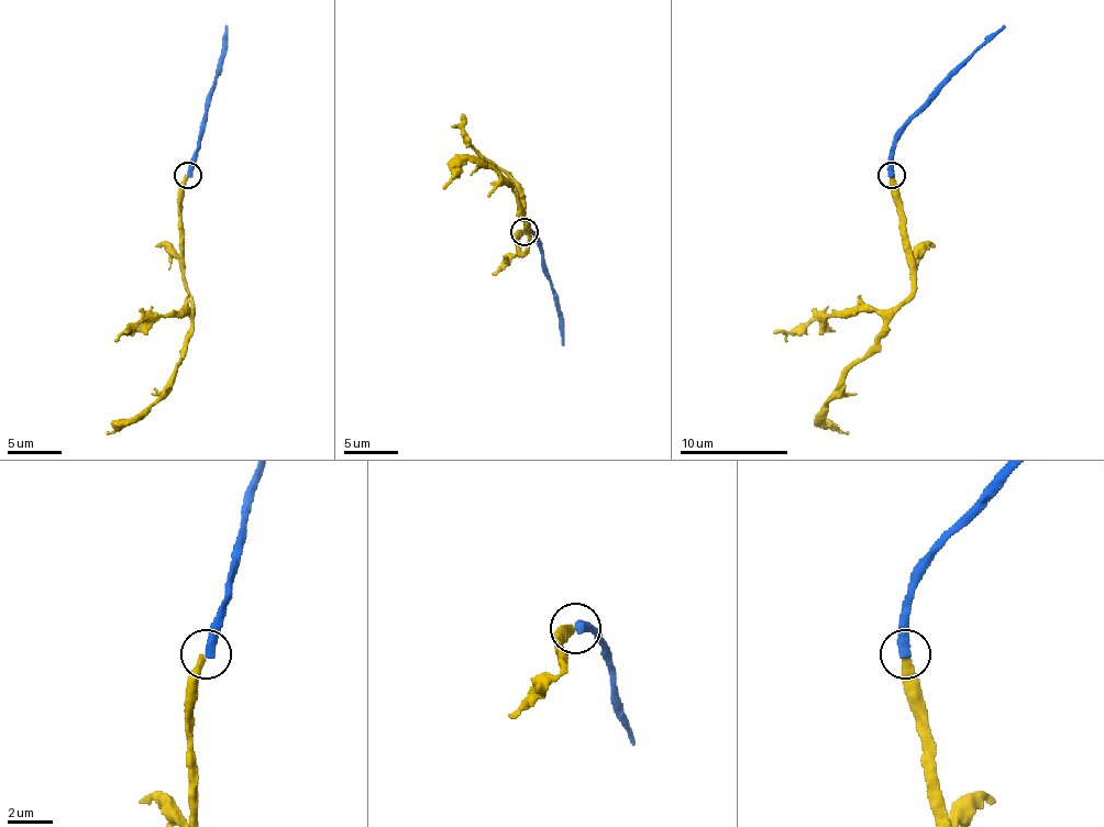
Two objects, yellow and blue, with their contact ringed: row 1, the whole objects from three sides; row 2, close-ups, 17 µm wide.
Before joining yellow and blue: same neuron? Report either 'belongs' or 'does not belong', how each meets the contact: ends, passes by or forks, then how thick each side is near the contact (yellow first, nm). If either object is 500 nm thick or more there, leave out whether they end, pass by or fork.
does not belong | yellow ends | blue ends | 360/440 nm

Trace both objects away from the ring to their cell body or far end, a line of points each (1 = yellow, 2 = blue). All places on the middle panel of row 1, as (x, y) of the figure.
1: (523, 232), (518, 240), (520, 251), (529, 243), (529, 224), (516, 191), (490, 167), (470, 162), (442, 189)
2: (523, 232), (537, 238), (564, 345)

